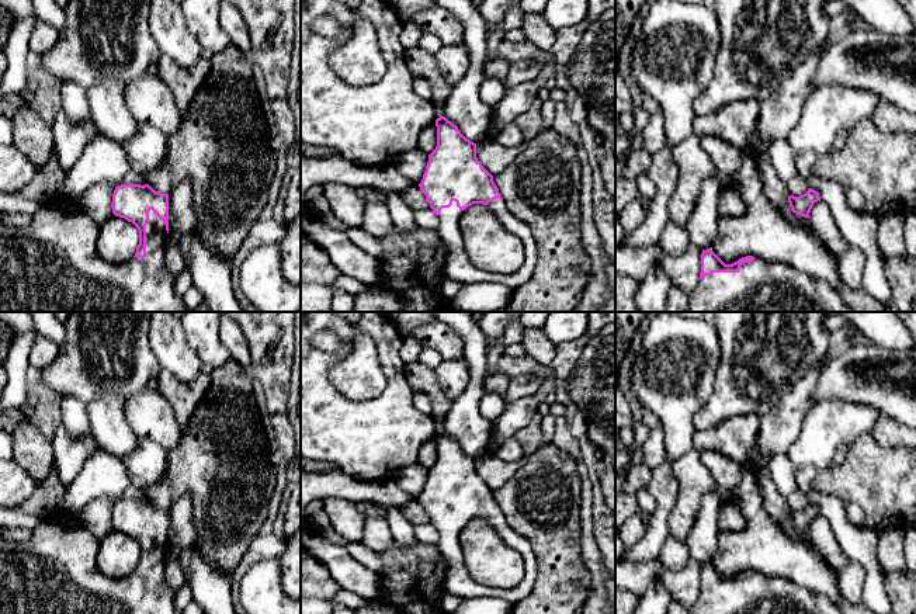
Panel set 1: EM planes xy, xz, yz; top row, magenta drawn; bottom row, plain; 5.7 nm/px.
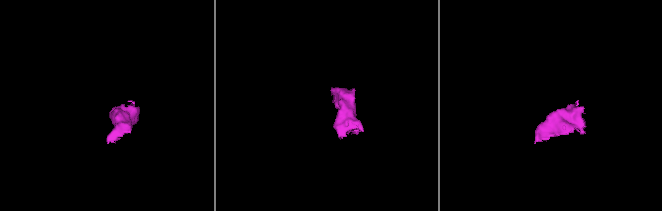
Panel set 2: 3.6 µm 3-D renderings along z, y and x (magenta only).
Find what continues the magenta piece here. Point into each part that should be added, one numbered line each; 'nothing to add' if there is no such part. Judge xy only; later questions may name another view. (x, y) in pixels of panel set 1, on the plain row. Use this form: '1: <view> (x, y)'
1: xy (55, 571)

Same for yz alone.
1: yz (759, 595)

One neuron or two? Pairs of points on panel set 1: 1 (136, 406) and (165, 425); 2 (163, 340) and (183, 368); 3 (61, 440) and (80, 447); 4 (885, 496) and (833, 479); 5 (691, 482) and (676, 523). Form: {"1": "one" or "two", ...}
{"1": "one", "2": "one", "3": "one", "4": "one", "5": "one"}

